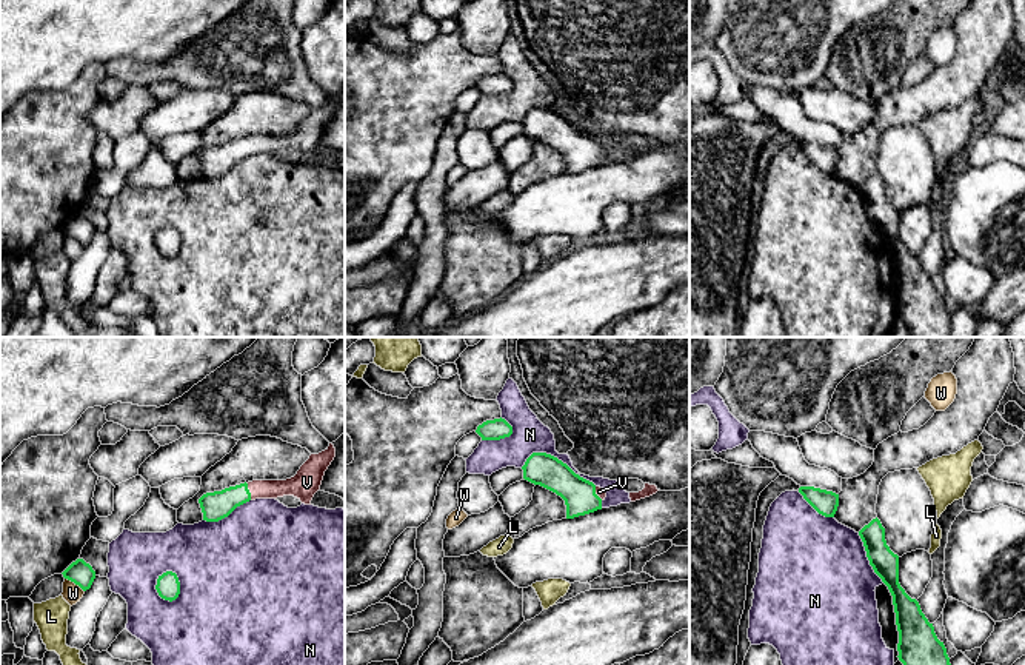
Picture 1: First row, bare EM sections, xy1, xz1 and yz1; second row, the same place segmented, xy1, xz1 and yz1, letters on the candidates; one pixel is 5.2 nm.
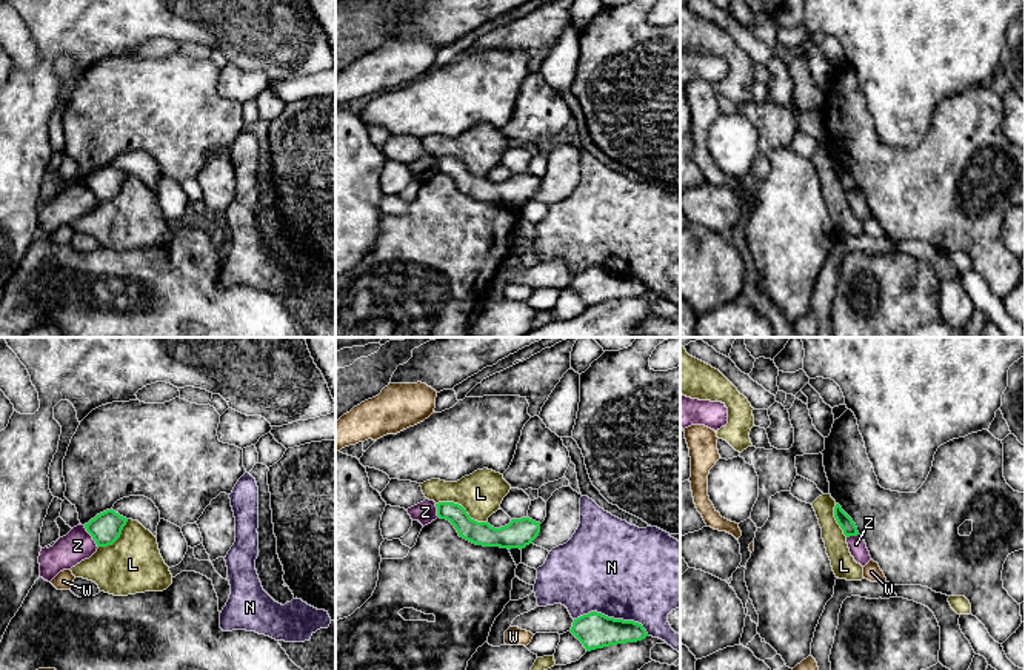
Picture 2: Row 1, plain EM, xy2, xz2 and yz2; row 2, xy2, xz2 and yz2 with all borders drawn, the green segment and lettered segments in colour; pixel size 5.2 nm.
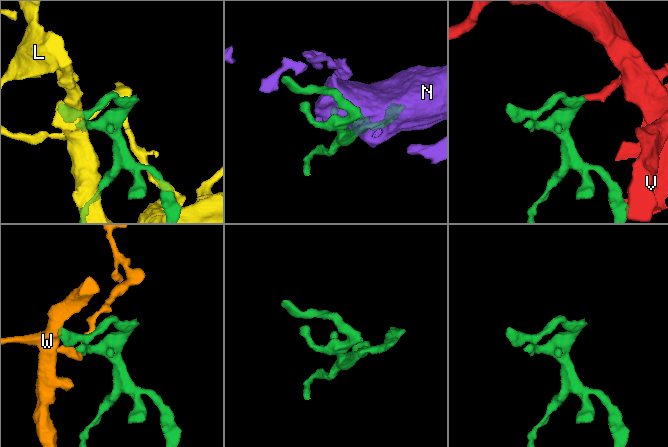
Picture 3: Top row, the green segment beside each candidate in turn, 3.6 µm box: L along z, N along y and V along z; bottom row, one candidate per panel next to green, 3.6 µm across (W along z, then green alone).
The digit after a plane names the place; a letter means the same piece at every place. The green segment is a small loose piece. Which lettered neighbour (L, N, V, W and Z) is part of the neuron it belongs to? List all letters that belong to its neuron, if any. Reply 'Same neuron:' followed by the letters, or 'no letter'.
Same neuron: V

